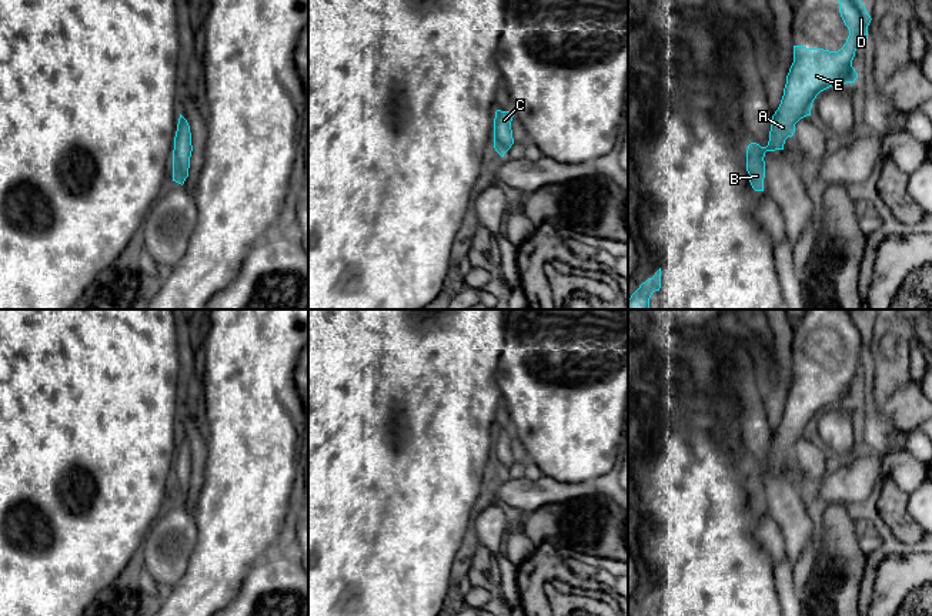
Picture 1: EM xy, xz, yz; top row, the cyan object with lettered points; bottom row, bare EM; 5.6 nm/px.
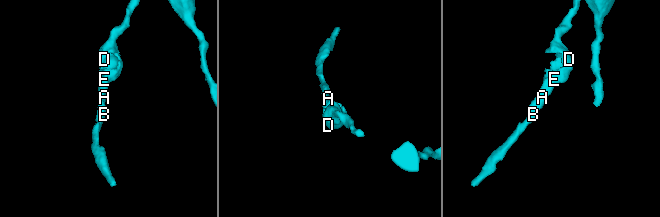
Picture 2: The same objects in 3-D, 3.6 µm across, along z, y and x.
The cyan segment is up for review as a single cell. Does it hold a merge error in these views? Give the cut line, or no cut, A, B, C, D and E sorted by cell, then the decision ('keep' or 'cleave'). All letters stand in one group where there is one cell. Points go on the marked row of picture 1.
no cut; A B C D E; keep

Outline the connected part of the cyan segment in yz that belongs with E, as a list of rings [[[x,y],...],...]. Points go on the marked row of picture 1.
[[[861,0],[838,1],[841,17],[849,30],[846,43],[838,51],[794,46],[794,63],[786,76],[781,104],[771,120],[768,145],[748,145],[746,171],[755,191],[764,191],[765,153],[784,150],[785,140],[795,133],[795,124],[811,116],[816,96],[832,86],[855,83],[858,78],[852,60],[856,48],[866,43],[872,19]]]

